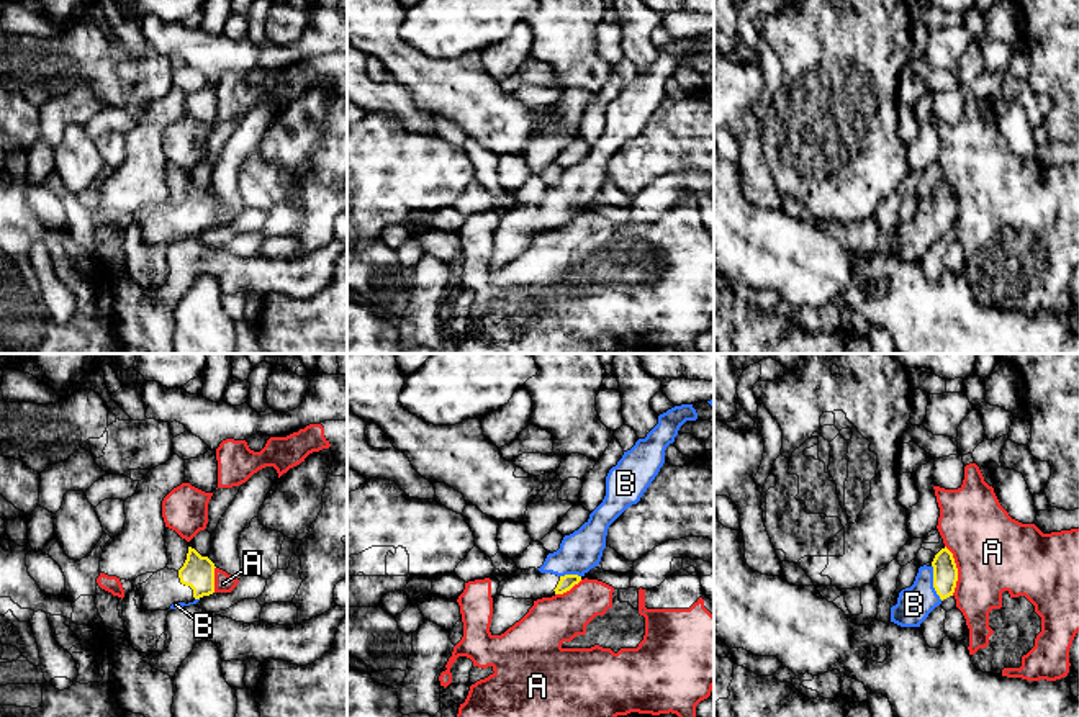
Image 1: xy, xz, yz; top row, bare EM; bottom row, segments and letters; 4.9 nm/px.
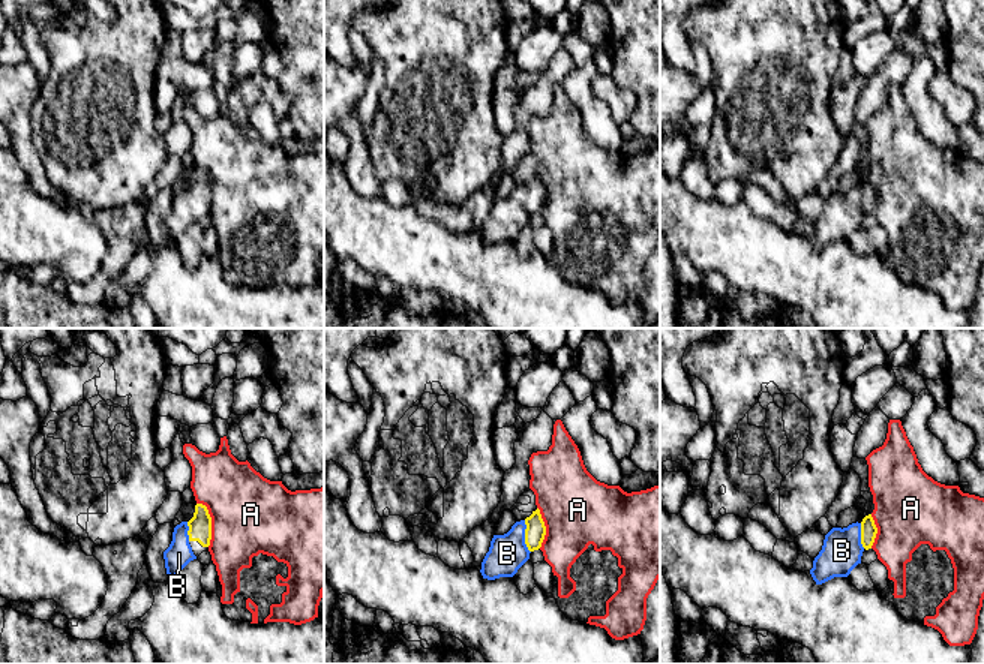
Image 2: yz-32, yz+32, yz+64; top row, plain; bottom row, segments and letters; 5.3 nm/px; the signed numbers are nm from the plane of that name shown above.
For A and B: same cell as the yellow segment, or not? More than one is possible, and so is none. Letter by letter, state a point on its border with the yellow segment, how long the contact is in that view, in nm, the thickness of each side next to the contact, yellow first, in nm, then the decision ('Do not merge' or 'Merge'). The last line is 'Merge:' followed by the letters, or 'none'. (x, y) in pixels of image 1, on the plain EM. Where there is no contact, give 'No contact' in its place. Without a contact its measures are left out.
A: Touches yellow at yz (957, 203). Shared border 260 nm. Thickness 130 nm (yellow) against 380 nm. Do not merge
B: Touches yellow at yz (934, 216). Shared border 180 nm. Thickness 130 nm (yellow) against 170 nm. Merge
Merge: B

